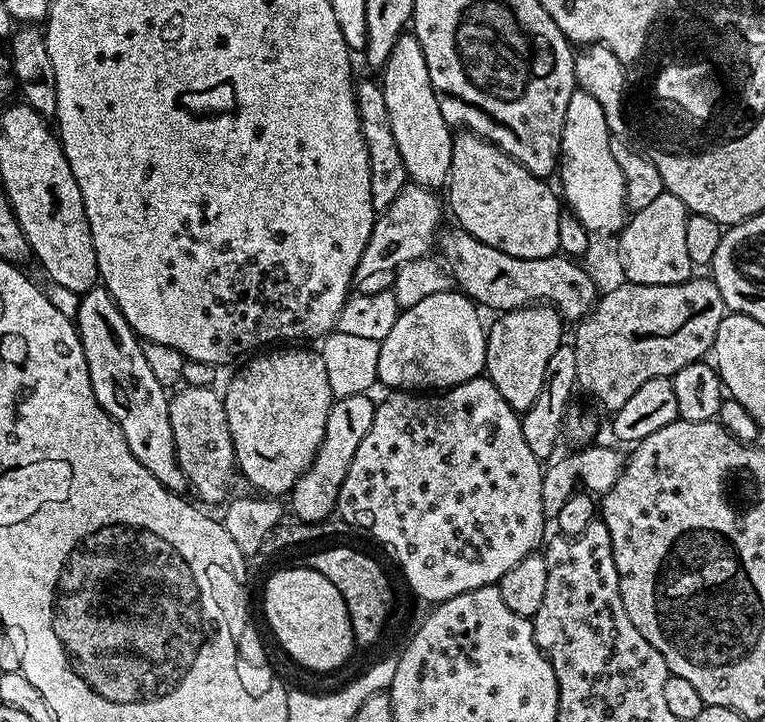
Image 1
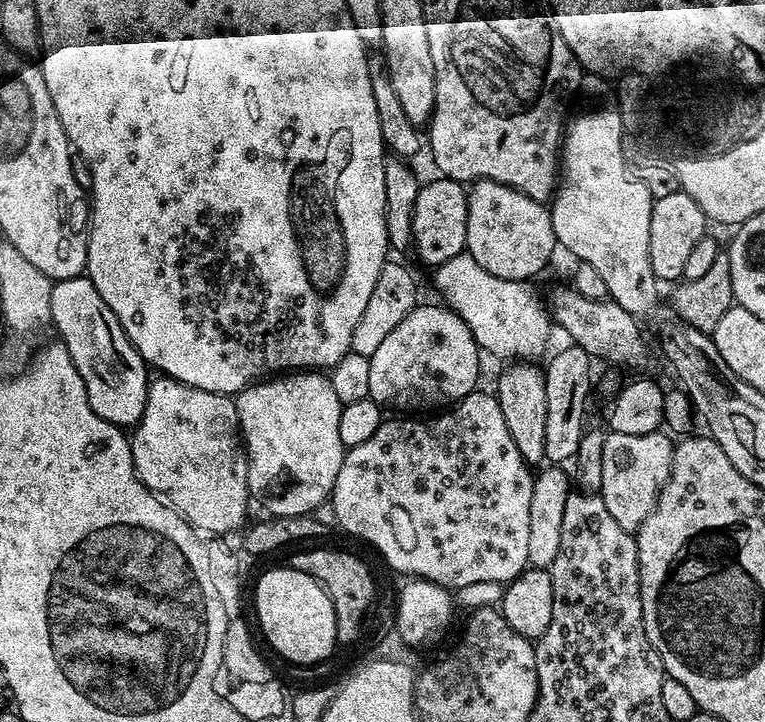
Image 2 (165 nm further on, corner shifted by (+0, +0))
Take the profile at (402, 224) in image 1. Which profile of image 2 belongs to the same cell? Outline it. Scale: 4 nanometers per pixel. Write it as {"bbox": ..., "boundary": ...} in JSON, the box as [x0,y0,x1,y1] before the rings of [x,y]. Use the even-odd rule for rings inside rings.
{"bbox":[412,179,468,266],"boundary":[[[435,179],[429,184],[428,181],[421,183],[412,219],[412,248],[417,258],[429,266],[450,262],[450,258],[466,249],[468,194],[465,185],[458,180]]]}

